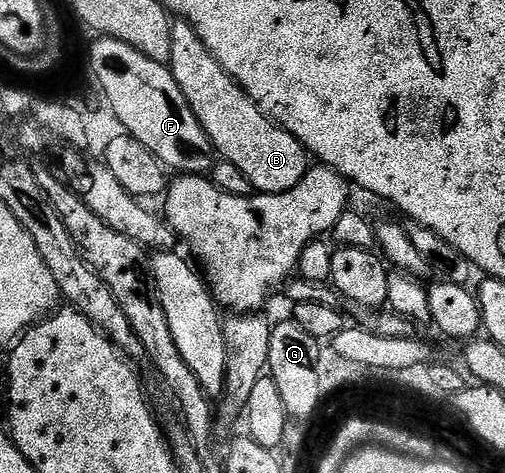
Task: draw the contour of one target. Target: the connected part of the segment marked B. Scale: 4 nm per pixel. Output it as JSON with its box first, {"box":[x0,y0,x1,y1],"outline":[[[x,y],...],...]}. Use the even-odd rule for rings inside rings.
{"box":[171,20,309,193],"outline":[[[172,20],[171,38],[171,74],[173,79],[177,79],[181,95],[185,95],[191,104],[193,115],[197,115],[216,154],[222,160],[237,166],[244,173],[245,179],[249,179],[252,190],[284,193],[297,187],[309,168],[309,154],[303,144],[259,110],[257,103],[253,103],[253,99],[247,97],[247,92],[220,67],[217,59],[213,59],[189,22]]]}

